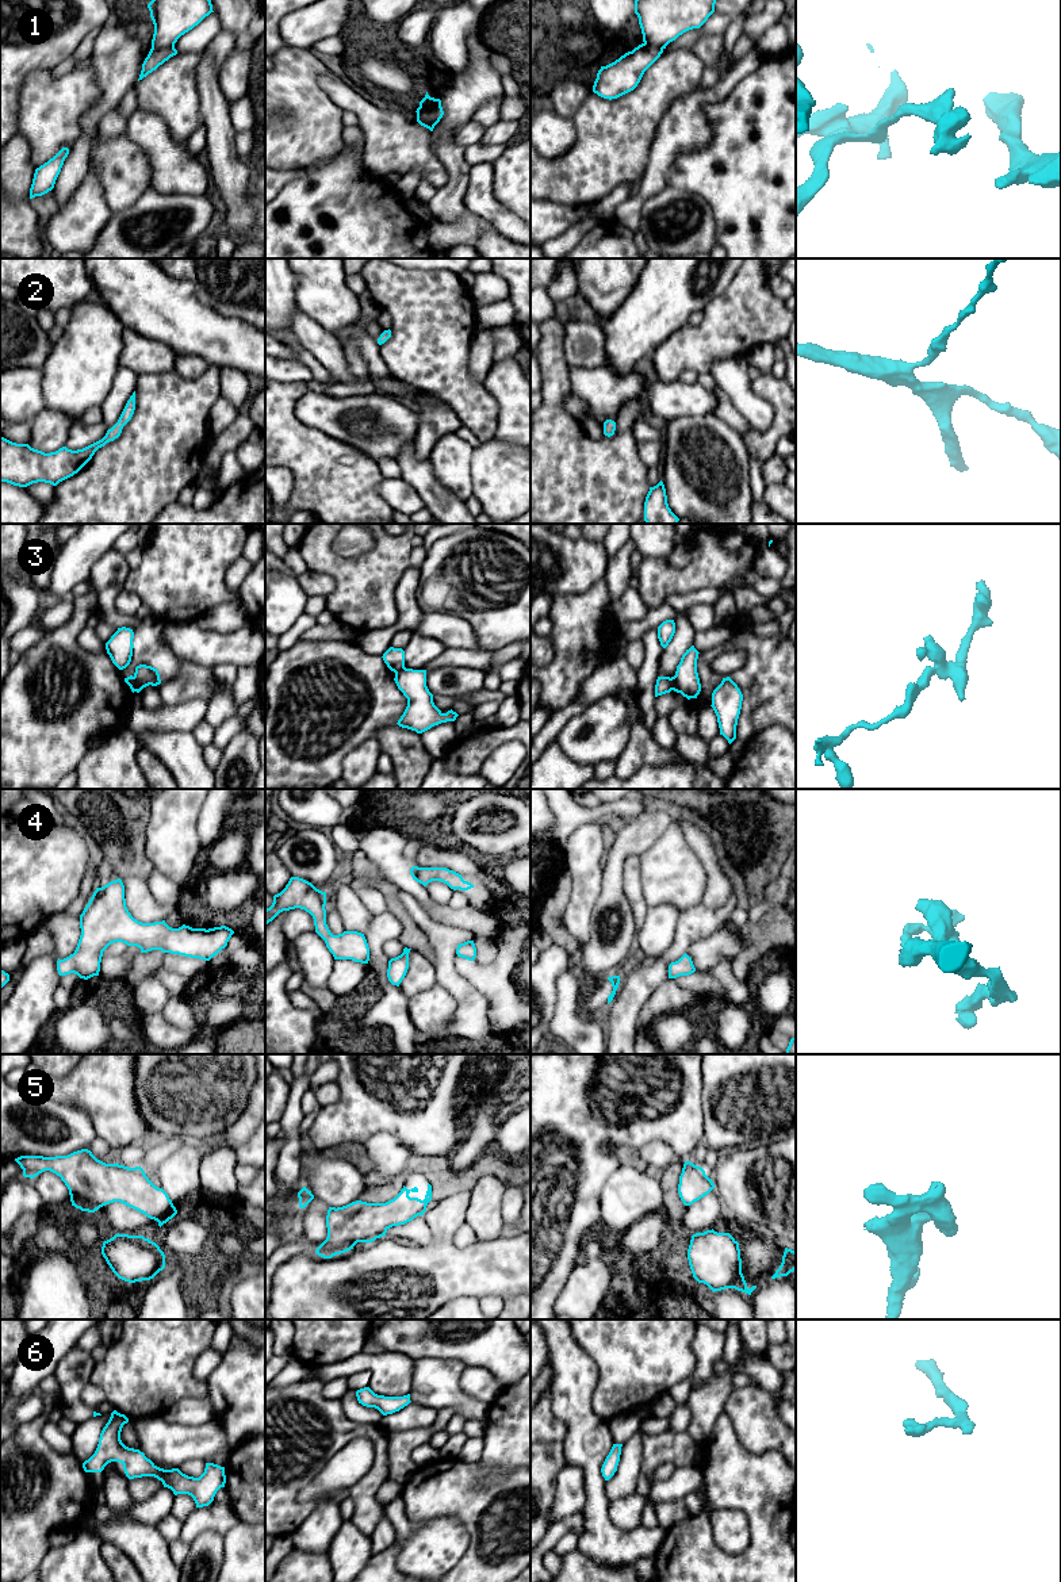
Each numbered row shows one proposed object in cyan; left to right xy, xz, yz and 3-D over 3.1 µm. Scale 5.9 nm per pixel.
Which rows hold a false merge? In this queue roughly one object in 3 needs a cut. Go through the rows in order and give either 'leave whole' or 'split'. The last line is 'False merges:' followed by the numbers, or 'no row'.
1: split
2: leave whole
3: split
4: leave whole
5: leave whole
6: leave whole
False merges: 1, 3

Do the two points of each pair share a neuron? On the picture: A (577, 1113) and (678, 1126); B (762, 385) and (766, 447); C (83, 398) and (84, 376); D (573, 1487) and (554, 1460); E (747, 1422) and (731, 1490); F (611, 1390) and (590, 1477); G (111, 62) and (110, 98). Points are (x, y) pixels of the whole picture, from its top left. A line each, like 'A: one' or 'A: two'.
A: one
B: one
C: one
D: two
E: two
F: two
G: one

